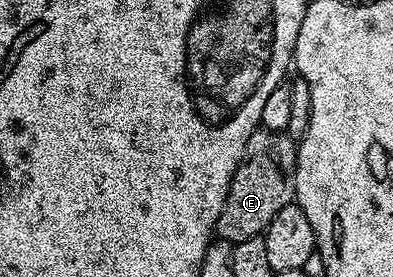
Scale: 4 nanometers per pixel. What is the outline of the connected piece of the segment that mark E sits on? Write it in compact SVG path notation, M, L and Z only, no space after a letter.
M256 130L243 152L243 161L231 179L225 206L217 218L215 236L233 246L254 236L262 236L269 222L295 199L295 167L299 149L286 132Z

